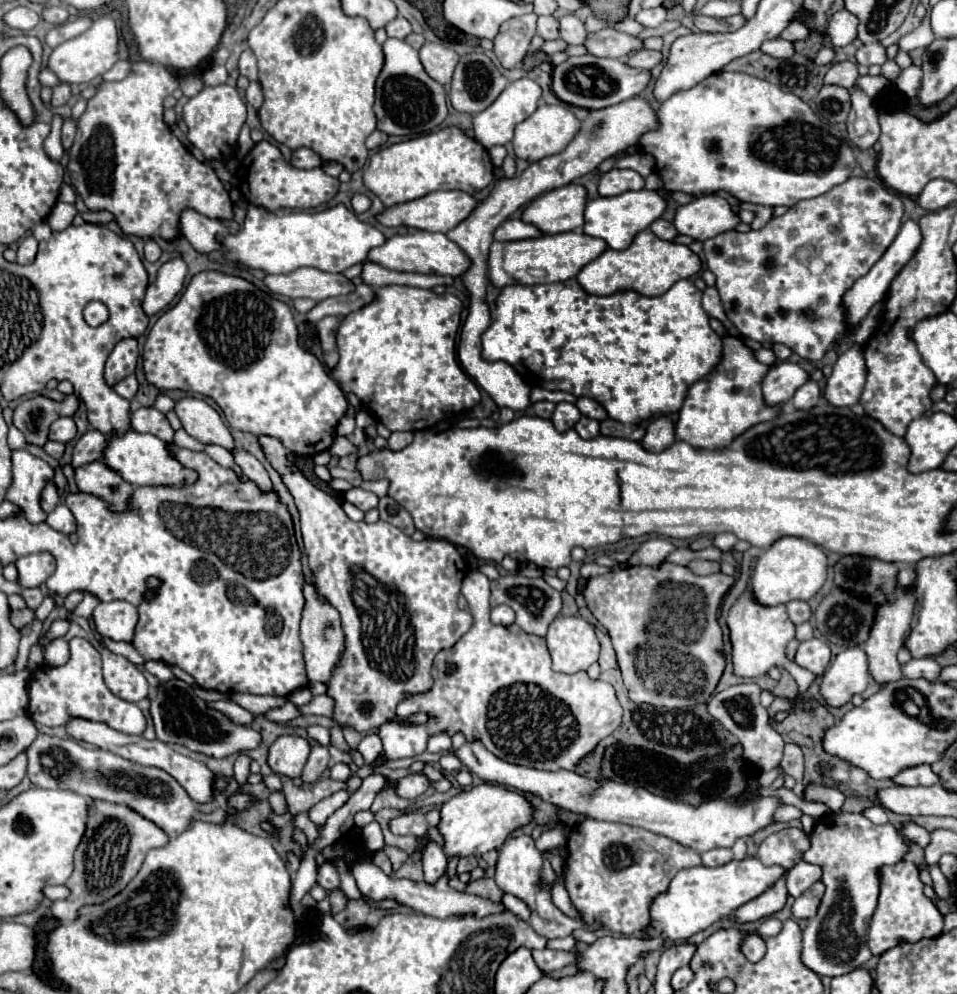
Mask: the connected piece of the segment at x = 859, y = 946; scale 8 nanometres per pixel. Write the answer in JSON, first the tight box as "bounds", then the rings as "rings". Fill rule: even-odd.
{"bounds":[801,812,909,978],"rings":[[[831,812],[813,830],[809,834],[811,846],[803,854],[803,860],[821,866],[825,894],[817,916],[803,930],[801,960],[815,974],[833,978],[859,968],[871,958],[865,938],[881,892],[881,866],[901,862],[909,852],[909,842],[893,824],[875,826],[865,816],[849,812]]]}

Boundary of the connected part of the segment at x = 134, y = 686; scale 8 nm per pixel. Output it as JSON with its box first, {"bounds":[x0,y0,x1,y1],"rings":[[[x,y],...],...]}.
{"bounds":[103,650,149,702],"rings":[[[103,650],[103,678],[107,688],[127,700],[127,702],[139,702],[143,698],[147,698],[149,694],[149,684],[143,676],[143,672],[131,664],[127,658],[113,654],[111,650]]]}

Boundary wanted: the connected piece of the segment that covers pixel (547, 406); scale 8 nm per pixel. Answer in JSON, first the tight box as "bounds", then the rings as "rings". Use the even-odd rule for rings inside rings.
{"bounds":[531,402,555,418],"rings":[[[535,402],[535,404],[531,406],[531,410],[533,410],[533,414],[537,414],[539,418],[551,418],[551,414],[553,414],[553,410],[555,410],[555,404],[553,404],[553,402]]]}

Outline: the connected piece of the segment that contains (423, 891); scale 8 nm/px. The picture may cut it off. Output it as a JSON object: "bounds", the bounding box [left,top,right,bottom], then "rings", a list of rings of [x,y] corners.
{"bounds":[349,860,503,918],"rings":[[[357,860],[357,862],[351,862],[349,864],[349,870],[351,874],[355,876],[355,882],[357,882],[357,888],[363,896],[369,896],[371,900],[379,902],[379,900],[395,900],[399,904],[405,904],[409,908],[413,908],[415,912],[421,912],[421,914],[427,914],[427,916],[435,916],[435,918],[447,918],[447,916],[453,916],[453,914],[475,914],[477,918],[483,918],[487,914],[497,914],[503,910],[503,904],[497,904],[497,902],[491,902],[489,898],[483,898],[483,896],[475,896],[475,894],[467,894],[467,892],[457,892],[453,888],[449,888],[447,884],[447,876],[441,876],[441,880],[433,886],[425,884],[425,882],[411,882],[411,880],[405,880],[405,878],[391,878],[387,876],[381,868],[377,868],[373,862],[369,860]]]}

